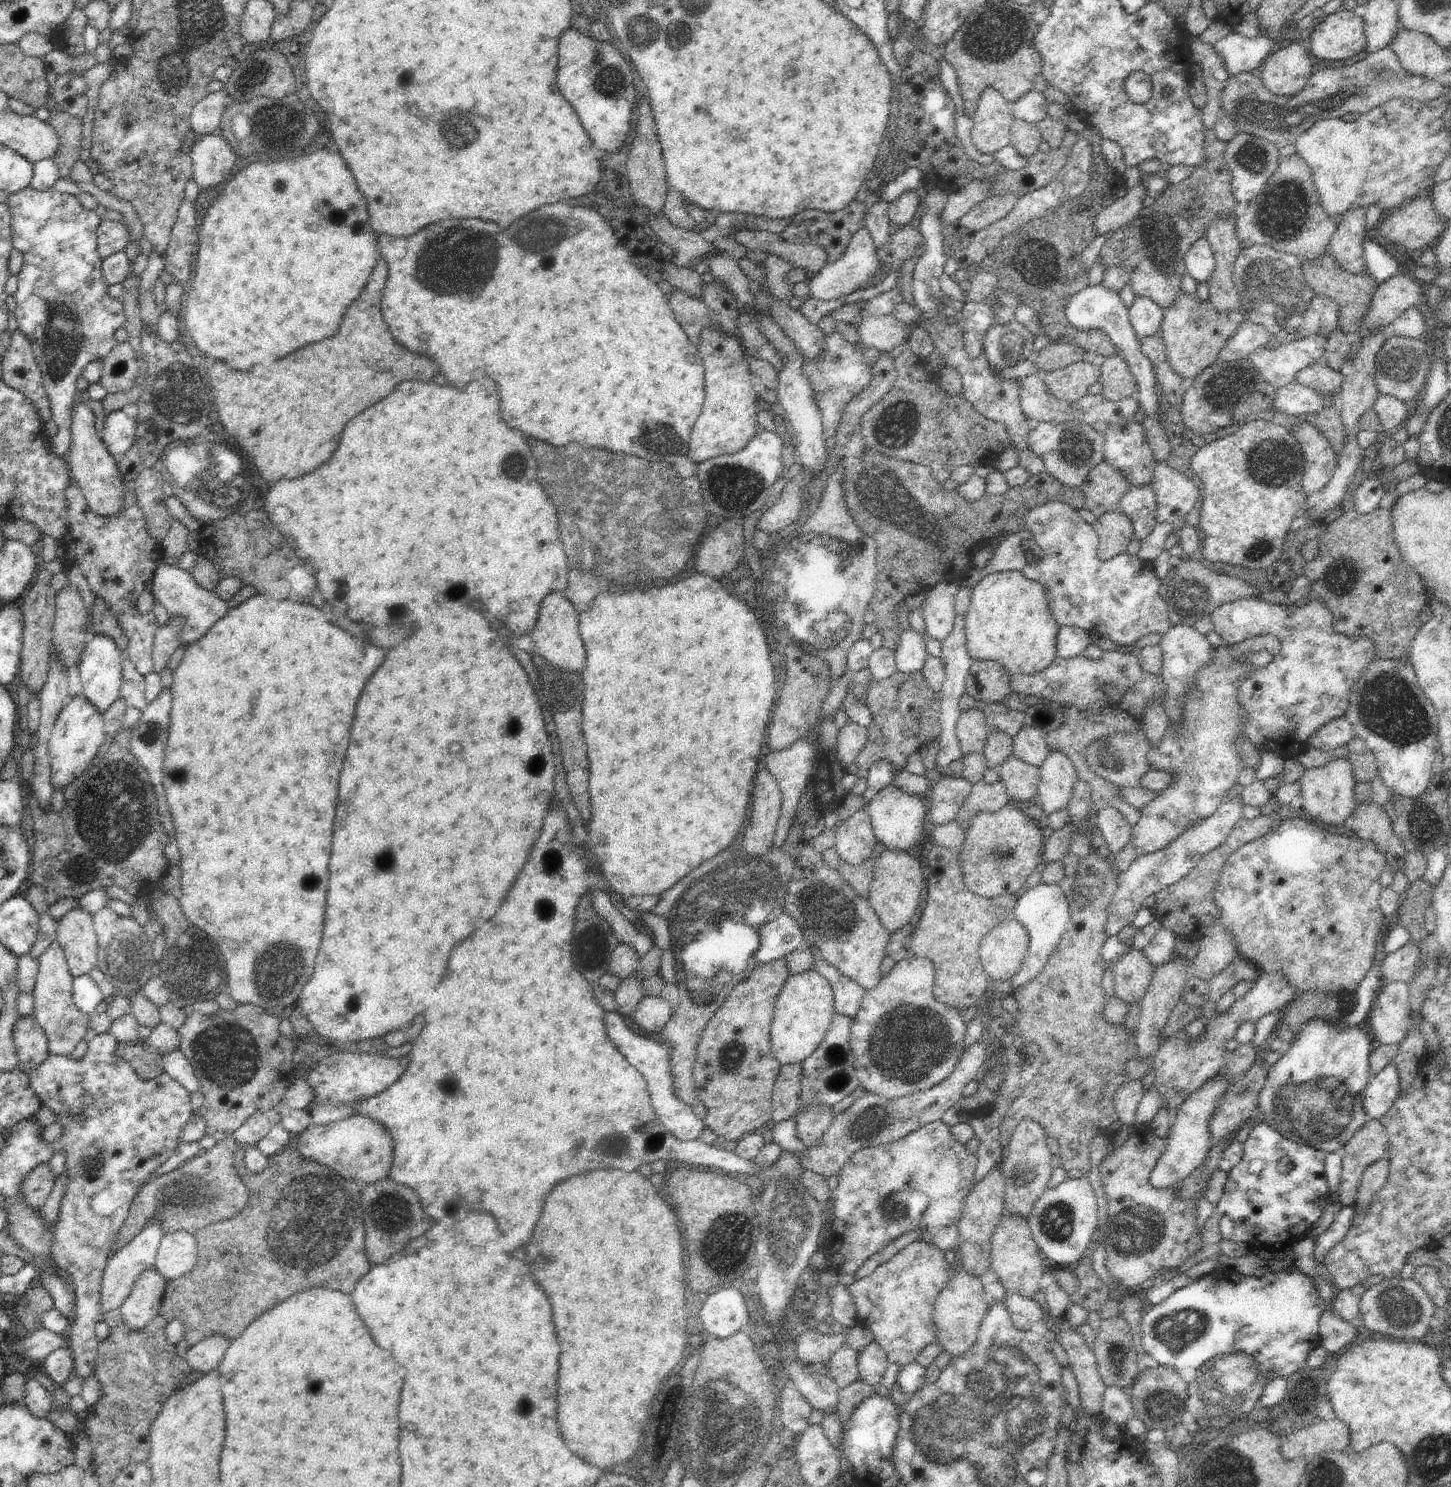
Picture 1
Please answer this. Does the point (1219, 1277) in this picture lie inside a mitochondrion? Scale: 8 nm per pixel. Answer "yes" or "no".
no

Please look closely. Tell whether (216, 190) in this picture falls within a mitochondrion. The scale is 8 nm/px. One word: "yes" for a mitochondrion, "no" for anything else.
no

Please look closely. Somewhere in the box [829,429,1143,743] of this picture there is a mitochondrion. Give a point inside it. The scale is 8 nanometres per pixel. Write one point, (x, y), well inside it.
(880, 476)

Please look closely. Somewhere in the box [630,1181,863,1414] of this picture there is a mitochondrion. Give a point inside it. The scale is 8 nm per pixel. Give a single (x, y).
(787, 1209)

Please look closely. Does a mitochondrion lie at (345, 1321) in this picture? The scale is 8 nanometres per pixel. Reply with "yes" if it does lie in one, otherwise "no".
no

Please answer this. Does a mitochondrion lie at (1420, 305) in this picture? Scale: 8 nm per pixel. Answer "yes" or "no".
no

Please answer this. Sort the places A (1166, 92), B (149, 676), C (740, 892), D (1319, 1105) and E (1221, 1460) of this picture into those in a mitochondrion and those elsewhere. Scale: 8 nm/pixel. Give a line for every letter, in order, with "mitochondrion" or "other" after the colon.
A: other
B: other
C: mitochondrion
D: mitochondrion
E: mitochondrion

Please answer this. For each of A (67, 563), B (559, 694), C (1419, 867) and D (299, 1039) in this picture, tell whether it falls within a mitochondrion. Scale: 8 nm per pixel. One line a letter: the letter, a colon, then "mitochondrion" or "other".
A: other
B: mitochondrion
C: other
D: other

